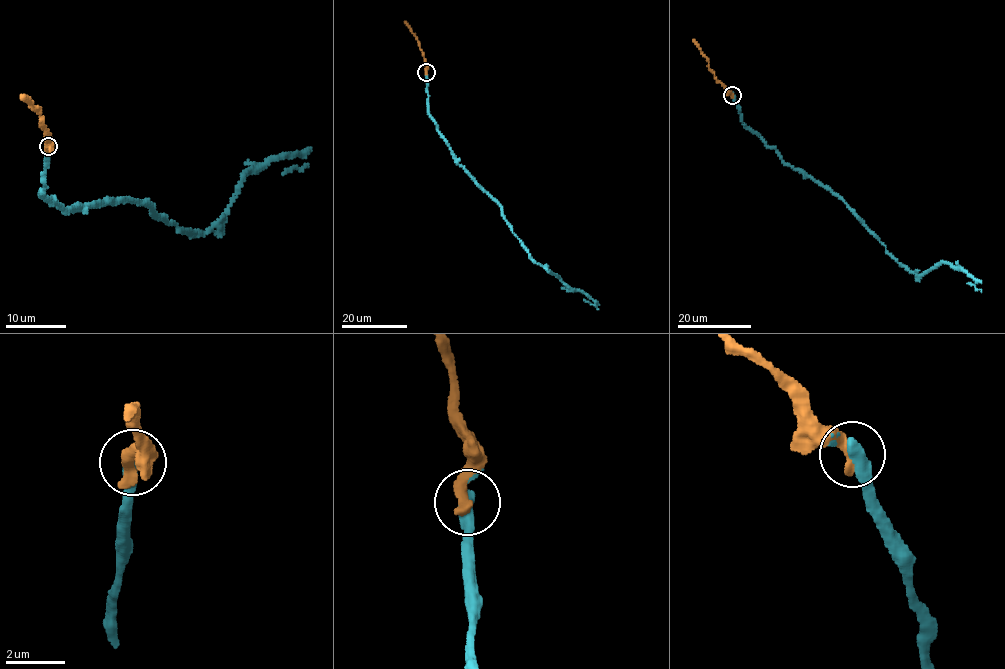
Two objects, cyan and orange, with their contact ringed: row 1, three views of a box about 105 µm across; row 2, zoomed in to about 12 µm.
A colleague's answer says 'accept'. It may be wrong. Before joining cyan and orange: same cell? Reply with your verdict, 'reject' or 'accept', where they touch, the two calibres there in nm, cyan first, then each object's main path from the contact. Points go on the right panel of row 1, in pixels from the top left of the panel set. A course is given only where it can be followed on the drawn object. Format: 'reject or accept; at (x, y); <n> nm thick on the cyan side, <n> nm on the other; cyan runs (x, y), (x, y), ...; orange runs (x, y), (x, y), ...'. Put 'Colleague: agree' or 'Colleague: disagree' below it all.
accept; at (732, 95); 380 nm thick on the cyan side, 500 nm on the other; cyan runs (732, 95), (741, 123), (785, 164), (829, 187), (911, 272), (946, 262), (972, 276), (976, 289), (967, 283); orange runs (732, 95), (716, 78), (694, 39)
Colleague: agree

